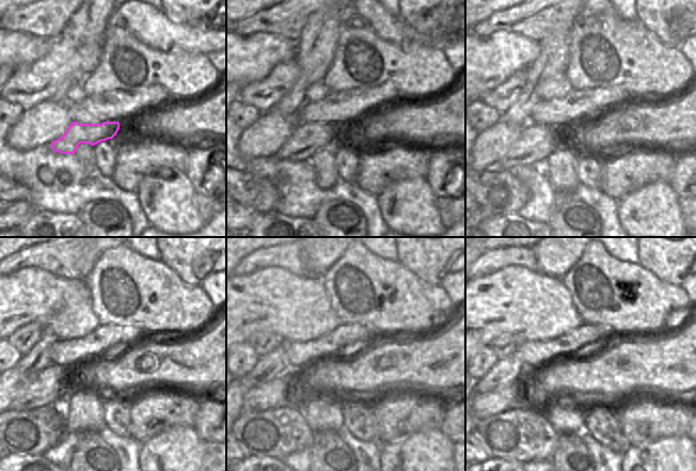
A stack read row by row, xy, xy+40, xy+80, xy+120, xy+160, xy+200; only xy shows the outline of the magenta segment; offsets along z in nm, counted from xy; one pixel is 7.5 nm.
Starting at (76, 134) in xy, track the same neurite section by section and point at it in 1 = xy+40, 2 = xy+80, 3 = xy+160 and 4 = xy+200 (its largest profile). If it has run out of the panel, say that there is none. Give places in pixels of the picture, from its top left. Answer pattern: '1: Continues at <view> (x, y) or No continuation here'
1: Continues at xy+40 (307, 137)
2: Continues at xy+80 (536, 142)
3: Continues at xy+160 (274, 393)
4: Continues at xy+200 (506, 397).

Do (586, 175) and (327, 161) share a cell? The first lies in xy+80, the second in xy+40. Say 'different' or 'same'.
different

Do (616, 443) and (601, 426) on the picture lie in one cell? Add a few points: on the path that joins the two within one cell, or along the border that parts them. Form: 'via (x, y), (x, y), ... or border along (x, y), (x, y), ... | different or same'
via (614, 439), (605, 430) | same

